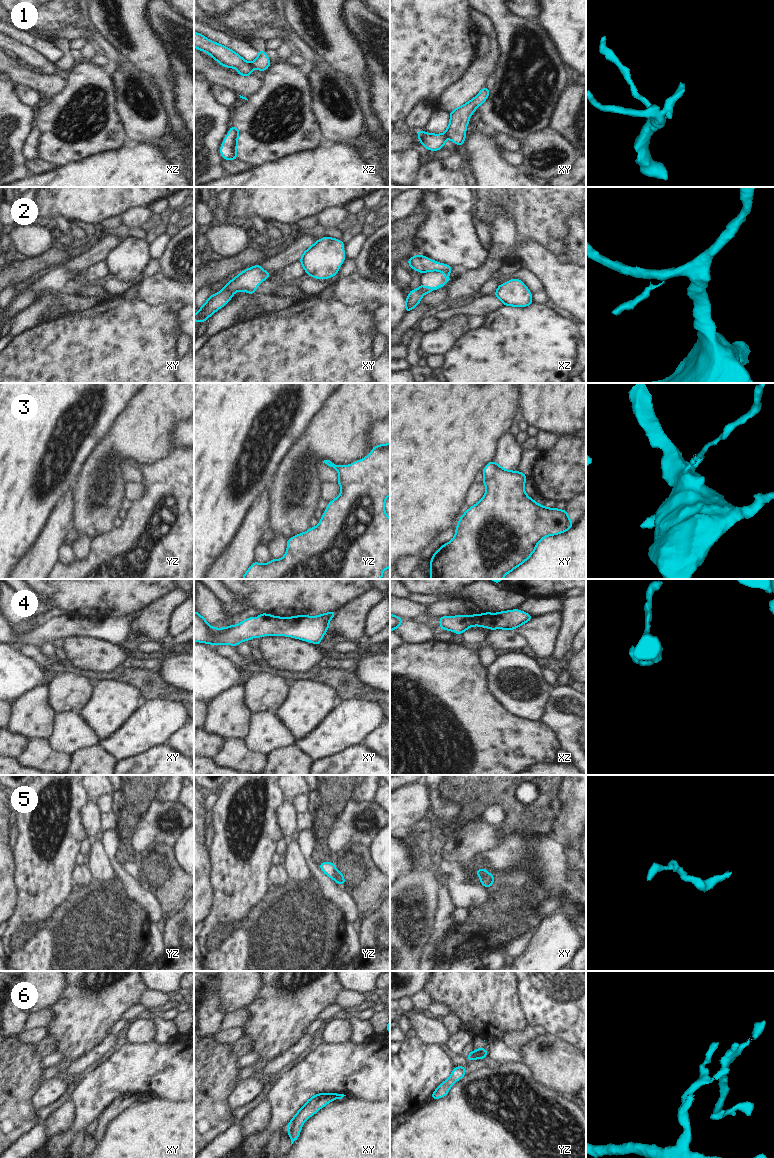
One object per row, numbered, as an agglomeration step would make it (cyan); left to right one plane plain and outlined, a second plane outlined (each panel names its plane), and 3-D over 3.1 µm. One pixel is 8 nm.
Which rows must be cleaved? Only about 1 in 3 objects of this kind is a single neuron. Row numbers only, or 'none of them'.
1, 2, 6

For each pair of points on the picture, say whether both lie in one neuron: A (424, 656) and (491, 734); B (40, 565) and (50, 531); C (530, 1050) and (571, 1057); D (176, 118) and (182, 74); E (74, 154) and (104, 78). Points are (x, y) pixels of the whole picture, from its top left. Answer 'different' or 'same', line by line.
A: same
B: same
C: same
D: different
E: same

